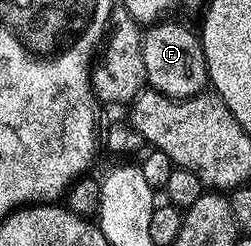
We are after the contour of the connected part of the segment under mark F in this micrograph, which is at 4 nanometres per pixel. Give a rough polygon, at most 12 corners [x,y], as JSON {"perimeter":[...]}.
{"perimeter":[[175,19],[143,29],[147,87],[175,100],[209,87],[200,37]]}

